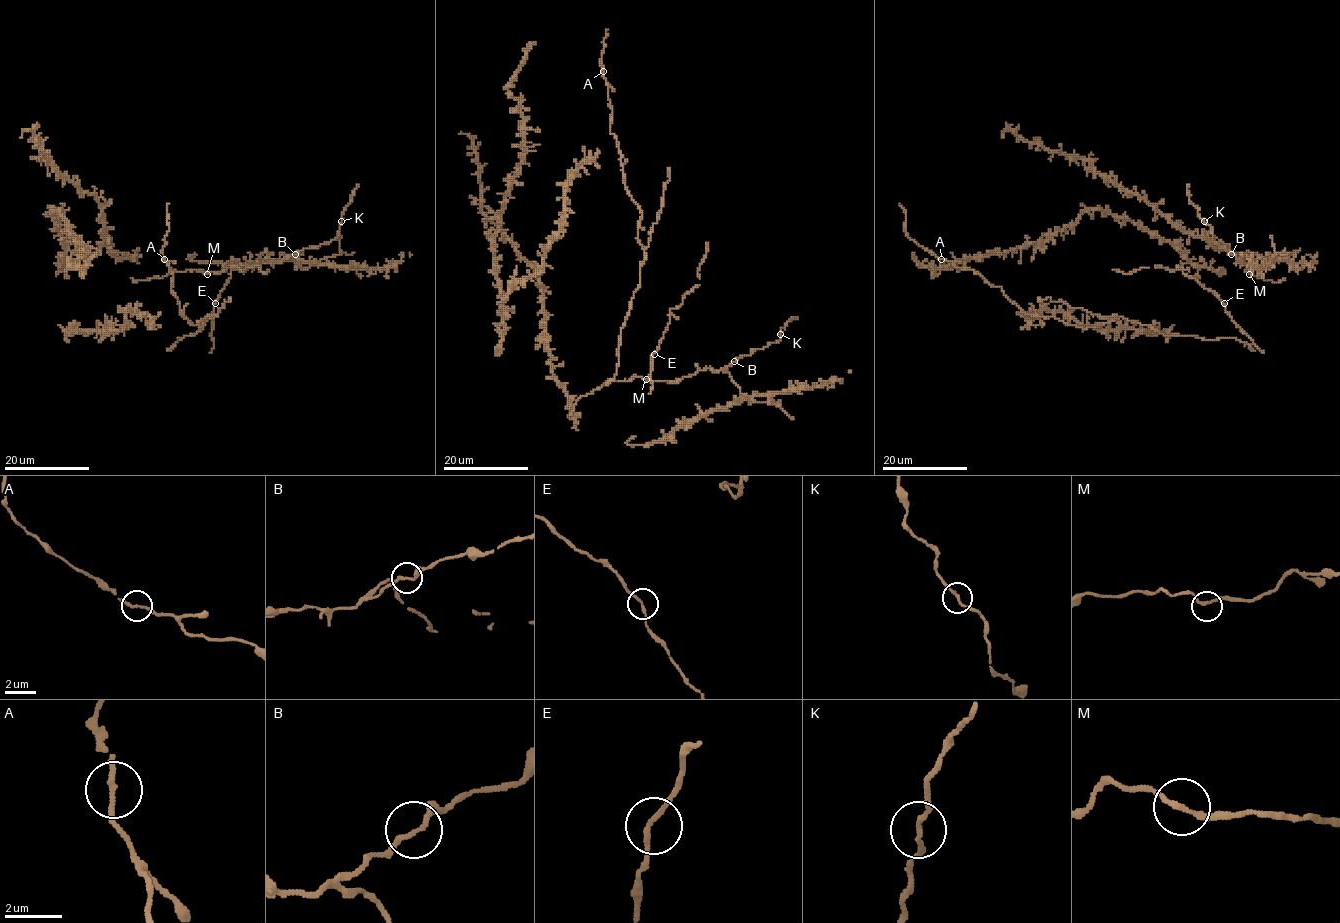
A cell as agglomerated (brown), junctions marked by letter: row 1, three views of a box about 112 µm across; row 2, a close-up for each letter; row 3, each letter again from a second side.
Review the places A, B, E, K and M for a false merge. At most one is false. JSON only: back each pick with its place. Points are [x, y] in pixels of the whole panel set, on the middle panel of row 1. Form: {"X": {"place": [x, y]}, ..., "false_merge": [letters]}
{"false_merge": []}

